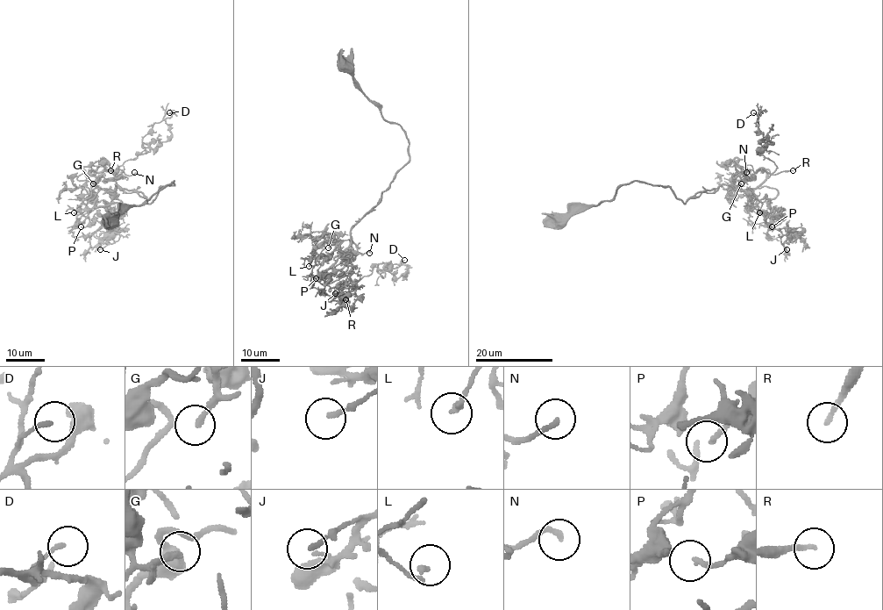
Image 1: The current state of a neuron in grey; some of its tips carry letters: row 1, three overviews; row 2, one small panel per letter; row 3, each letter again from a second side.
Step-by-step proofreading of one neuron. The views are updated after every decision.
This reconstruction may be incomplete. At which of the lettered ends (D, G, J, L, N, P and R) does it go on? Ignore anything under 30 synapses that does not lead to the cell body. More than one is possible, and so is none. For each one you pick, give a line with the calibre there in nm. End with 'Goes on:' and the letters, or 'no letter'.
N: Thickness 180 nm
R: Thickness 180 nm
Goes on: N, R

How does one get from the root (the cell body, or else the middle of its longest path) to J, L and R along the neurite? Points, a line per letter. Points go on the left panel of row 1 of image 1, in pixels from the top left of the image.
J: (109, 219), (173, 181), (149, 204), (96, 186), (76, 217), (102, 216), (100, 249)
L: (109, 219), (173, 181), (149, 204), (140, 192), (115, 185), (110, 204), (96, 206), (96, 200), (74, 212)
R: (109, 219), (174, 185), (161, 186), (149, 204), (117, 185), (103, 190), (89, 175), (110, 170)

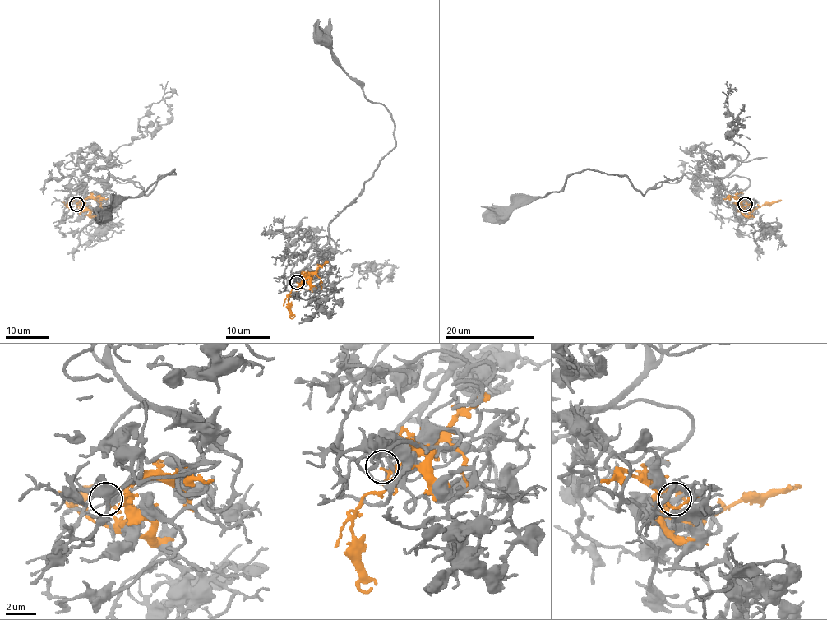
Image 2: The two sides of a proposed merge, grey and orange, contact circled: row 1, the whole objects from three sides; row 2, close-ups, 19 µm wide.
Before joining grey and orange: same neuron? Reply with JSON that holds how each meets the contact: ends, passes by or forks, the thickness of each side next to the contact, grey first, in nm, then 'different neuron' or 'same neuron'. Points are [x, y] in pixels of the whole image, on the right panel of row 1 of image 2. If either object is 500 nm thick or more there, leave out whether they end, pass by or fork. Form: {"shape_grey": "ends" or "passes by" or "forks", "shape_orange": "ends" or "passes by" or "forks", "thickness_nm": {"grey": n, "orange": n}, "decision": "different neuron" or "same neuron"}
{"shape_grey": "ends", "shape_orange": "passes by", "thickness_nm": {"grey": 130, "orange": 160}, "decision": "different neuron"}

